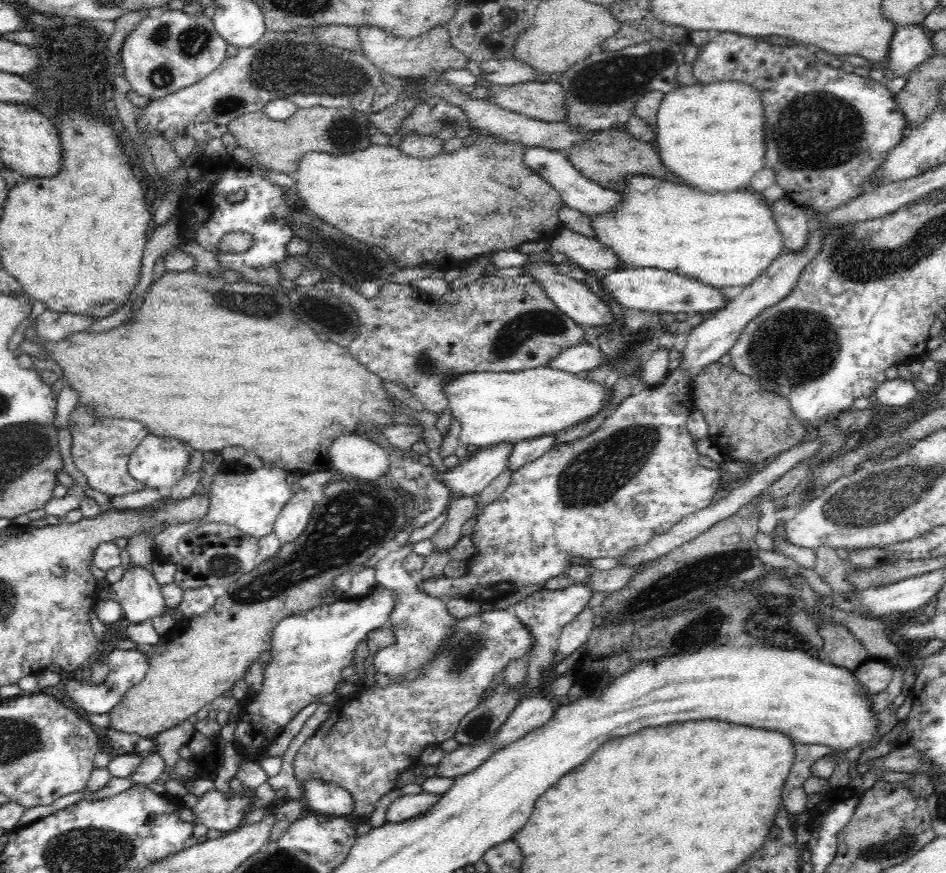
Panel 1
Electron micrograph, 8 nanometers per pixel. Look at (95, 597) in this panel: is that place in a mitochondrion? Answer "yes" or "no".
no

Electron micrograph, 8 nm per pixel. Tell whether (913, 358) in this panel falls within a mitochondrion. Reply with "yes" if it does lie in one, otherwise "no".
no

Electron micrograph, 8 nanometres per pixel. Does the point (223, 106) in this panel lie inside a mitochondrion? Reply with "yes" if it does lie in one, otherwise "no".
yes

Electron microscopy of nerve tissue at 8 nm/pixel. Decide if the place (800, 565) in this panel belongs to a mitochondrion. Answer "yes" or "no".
no

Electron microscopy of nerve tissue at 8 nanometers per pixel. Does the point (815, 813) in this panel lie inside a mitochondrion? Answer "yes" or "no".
no

